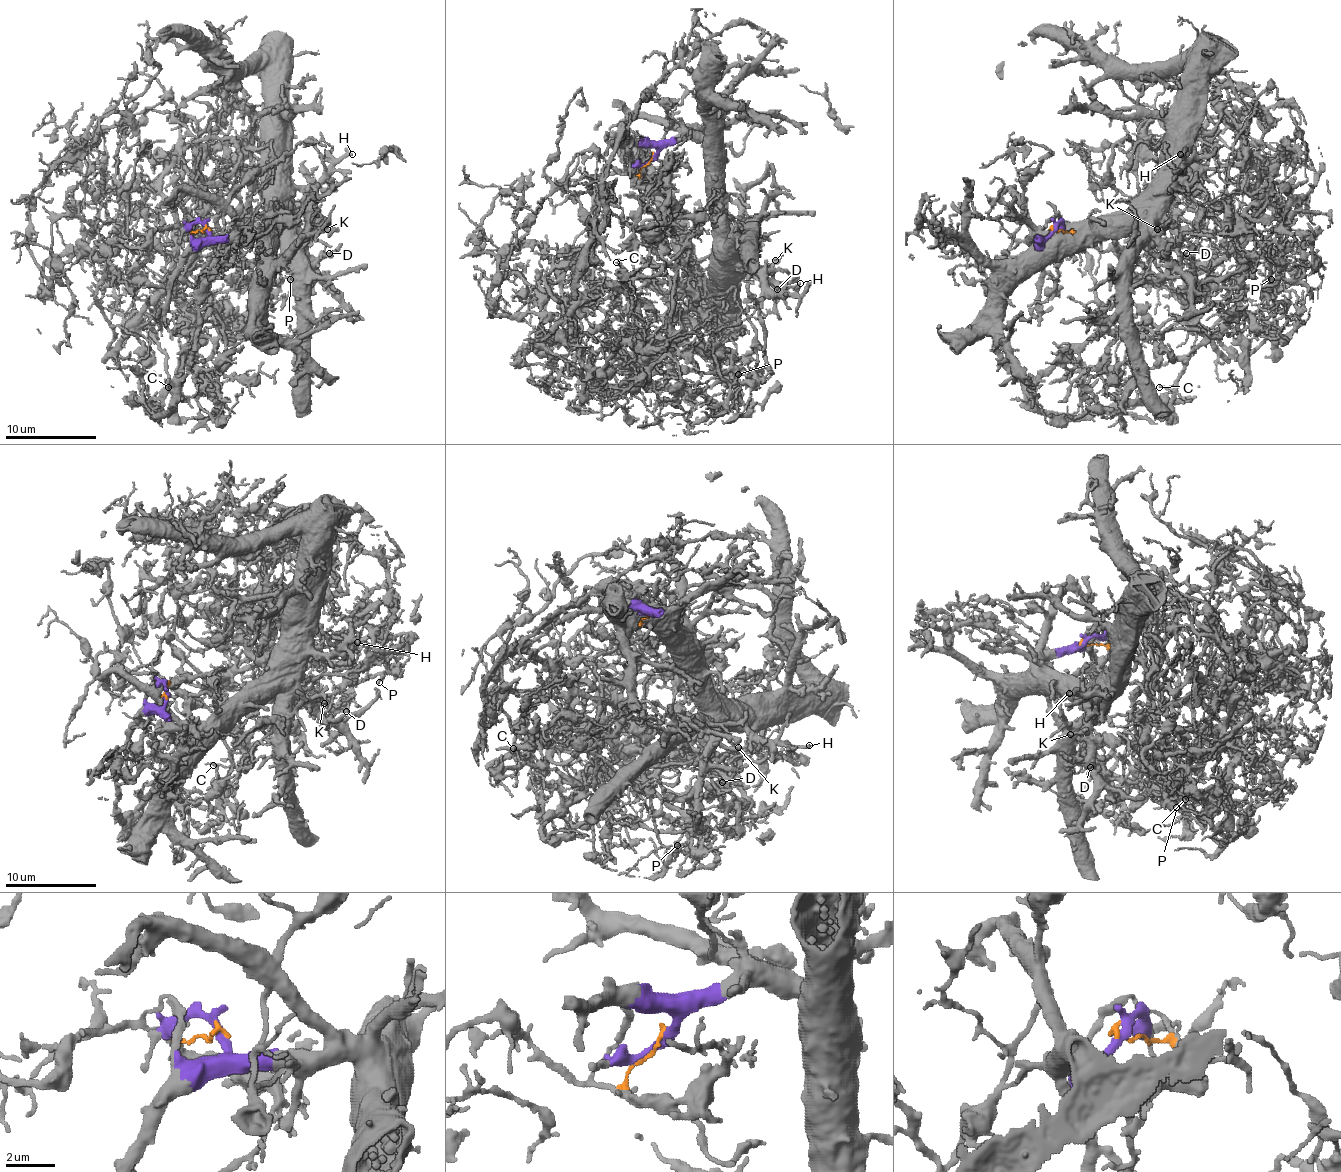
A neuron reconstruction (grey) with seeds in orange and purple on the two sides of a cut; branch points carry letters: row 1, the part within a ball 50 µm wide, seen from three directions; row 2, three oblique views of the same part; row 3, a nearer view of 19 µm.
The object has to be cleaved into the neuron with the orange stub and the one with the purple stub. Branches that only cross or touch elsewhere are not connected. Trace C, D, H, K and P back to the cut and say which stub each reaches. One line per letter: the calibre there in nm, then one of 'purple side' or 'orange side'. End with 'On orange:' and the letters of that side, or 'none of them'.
C: calibre 130 nm; orange side
D: calibre 110 nm; purple side
H: calibre 260 nm; purple side
K: calibre 190 nm; purple side
P: calibre 150 nm; orange side
On orange: C, P

